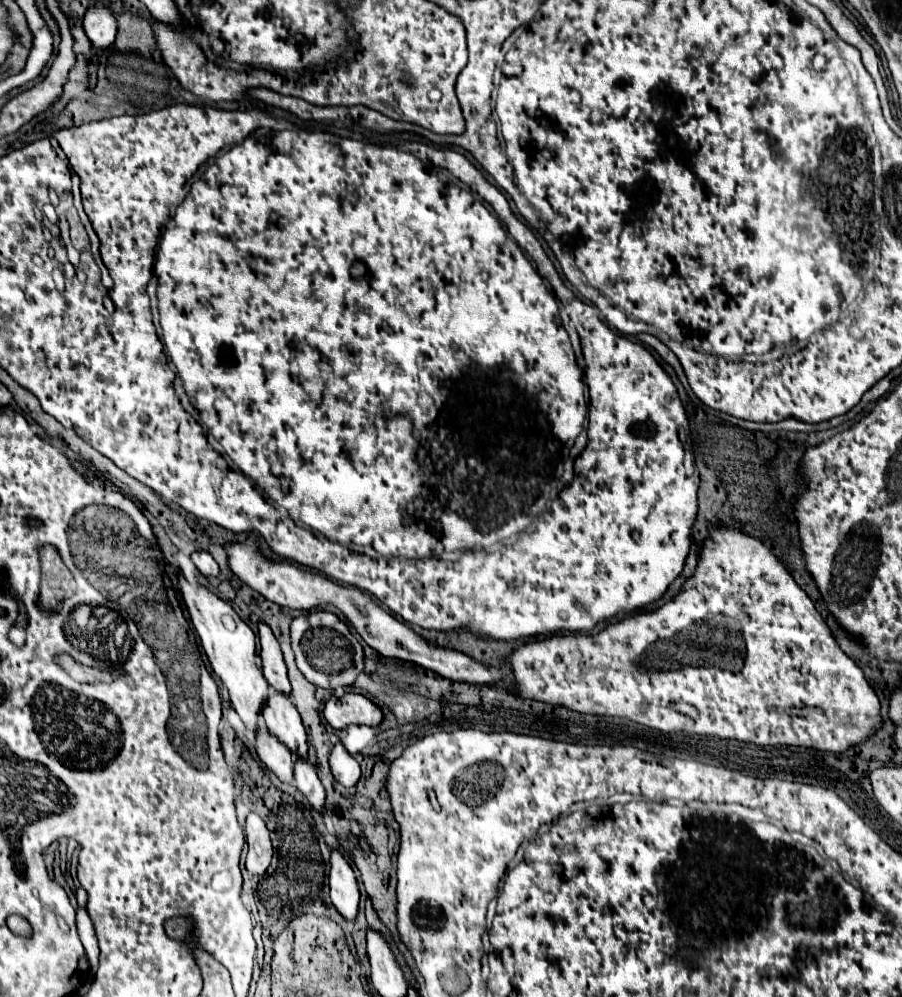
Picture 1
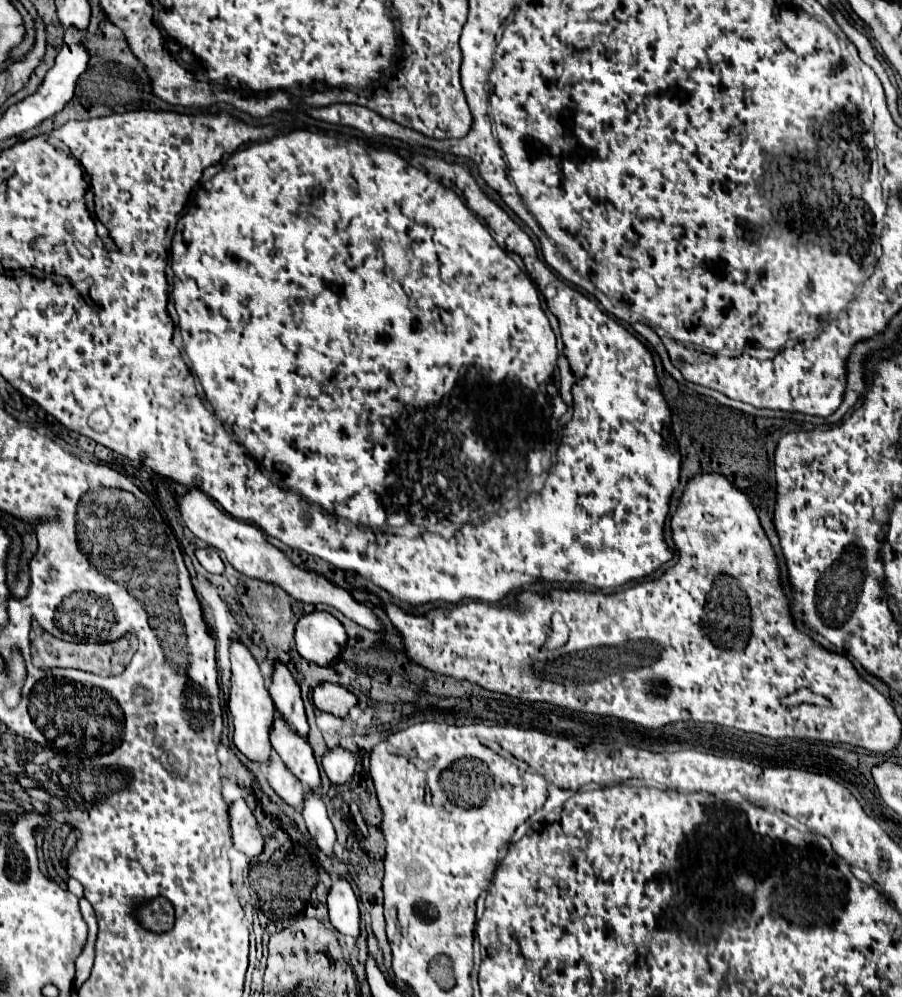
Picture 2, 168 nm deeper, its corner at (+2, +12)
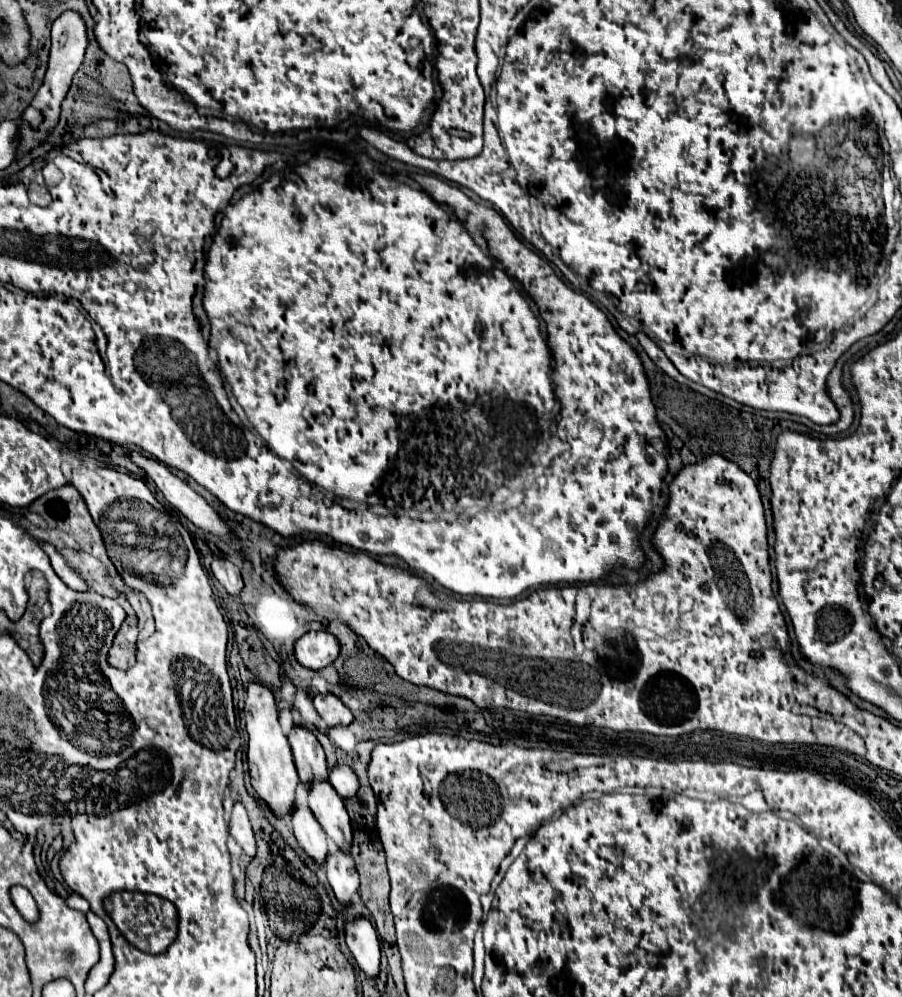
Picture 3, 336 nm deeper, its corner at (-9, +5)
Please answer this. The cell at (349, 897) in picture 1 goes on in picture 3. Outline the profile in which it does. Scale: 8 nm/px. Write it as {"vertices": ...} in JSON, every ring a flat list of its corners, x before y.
{"vertices":[[359,918,353,924,345,924,345,938,359,970,365,972,367,978,377,978,381,970,379,968,381,952,379,952,379,938,371,922]]}

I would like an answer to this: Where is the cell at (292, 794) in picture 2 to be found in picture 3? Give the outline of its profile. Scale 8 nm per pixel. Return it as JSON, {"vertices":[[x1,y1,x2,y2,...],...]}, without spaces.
{"vertices":[[297,806,291,812,289,822,293,826,293,834,295,834,301,850,315,864,325,868,325,860,327,860,327,854,329,854,329,838,321,830,319,822,315,822,315,816,311,814,311,810,307,806]]}

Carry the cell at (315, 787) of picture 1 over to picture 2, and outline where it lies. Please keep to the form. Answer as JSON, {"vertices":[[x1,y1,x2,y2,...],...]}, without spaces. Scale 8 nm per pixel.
{"vertices":[[306,791,302,815,304,815,306,827,308,827,310,835,312,835,312,839,318,843,318,847,326,855,334,855,336,833,334,833,334,827,332,827,332,823,328,819,322,795,312,795,312,791]]}

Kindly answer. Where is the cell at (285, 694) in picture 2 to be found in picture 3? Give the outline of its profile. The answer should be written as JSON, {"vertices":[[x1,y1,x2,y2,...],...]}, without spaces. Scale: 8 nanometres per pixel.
{"vertices":[[293,728,289,734,289,746,295,758,299,780,305,788,309,788,313,780,327,780,329,770,325,764,323,748,309,730]]}

